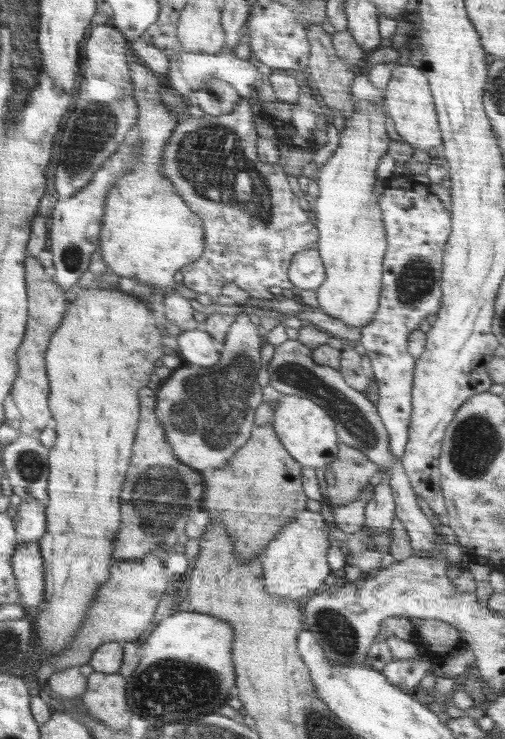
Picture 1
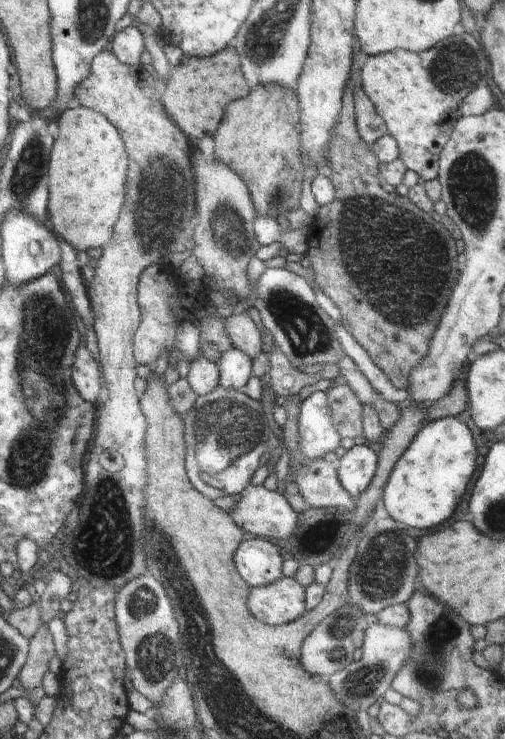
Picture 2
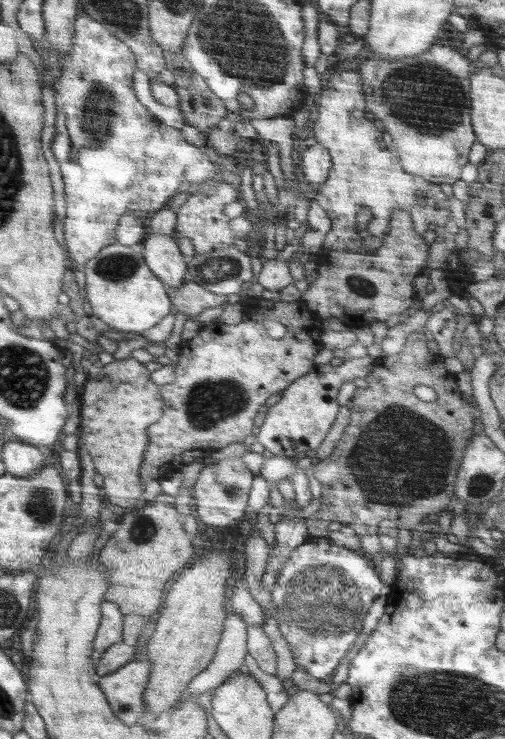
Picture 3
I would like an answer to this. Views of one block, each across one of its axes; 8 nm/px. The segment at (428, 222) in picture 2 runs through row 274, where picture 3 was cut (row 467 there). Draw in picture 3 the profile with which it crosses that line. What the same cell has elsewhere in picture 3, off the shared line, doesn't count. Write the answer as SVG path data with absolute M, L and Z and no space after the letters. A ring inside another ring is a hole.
M420 332L409 334L402 350L398 354L387 357L381 356L375 359L372 371L364 378L368 383L368 387L357 388L354 397L349 400L348 407L351 420L344 429L342 437L336 442L332 453L327 458L320 459L313 467L313 474L321 484L322 496L319 500L321 505L317 516L305 522L308 537L327 537L330 534L328 524L332 521L348 523L348 525L356 528L360 535L380 534L380 522L388 522L388 520L413 529L420 522L424 522L424 518L432 518L432 514L440 514L440 510L448 511L458 502L455 488L460 466L463 465L464 454L467 453L467 448L471 444L472 438L476 436L476 426L480 426L480 422L476 422L476 405L472 405L472 398L468 398L468 394L465 394L464 390L458 389L456 375L452 374L452 370L448 370L448 362L444 362L444 359L440 353L432 352L432 342L429 342L426 334ZM416 386L430 386L436 392L437 399L433 402L425 402L424 398L420 398L420 394L416 394Z

